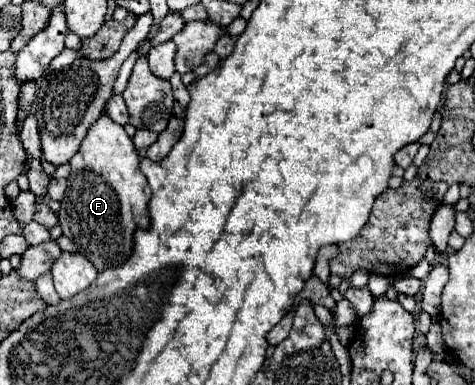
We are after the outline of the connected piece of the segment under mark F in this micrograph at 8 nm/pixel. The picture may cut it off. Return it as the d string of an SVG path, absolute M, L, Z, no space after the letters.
M102 113L90 127L78 153L70 159L72 173L68 175L66 195L60 201L58 223L64 235L76 245L76 251L86 253L96 269L126 261L132 251L134 229L148 227L146 205L150 201L150 187L138 169L138 161L140 157L132 139L108 113Z

